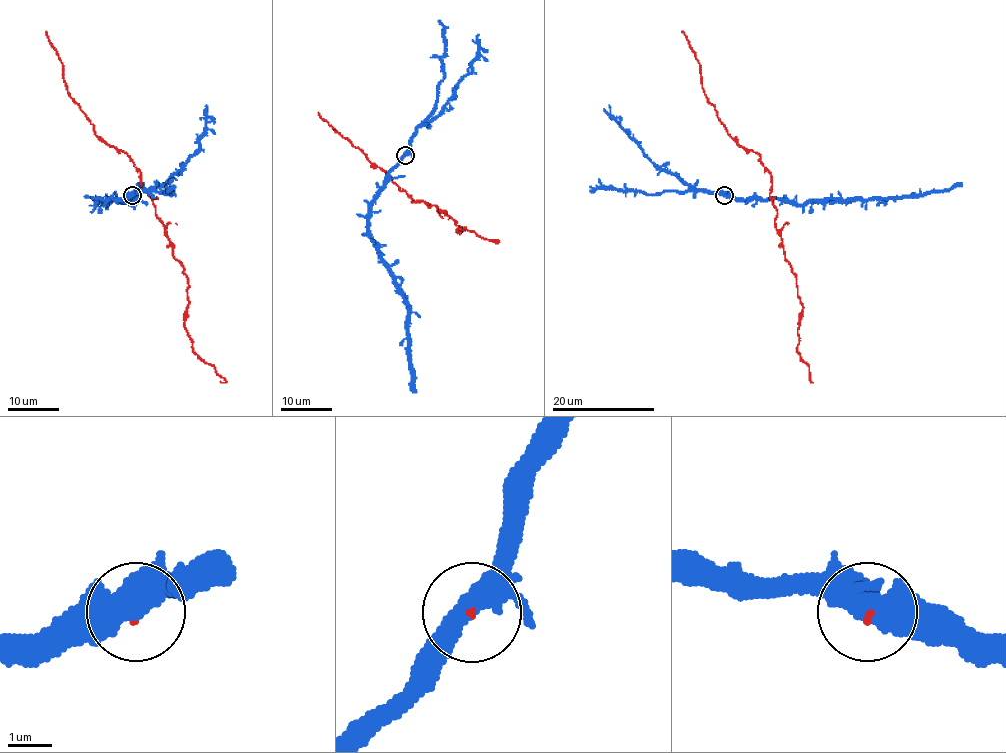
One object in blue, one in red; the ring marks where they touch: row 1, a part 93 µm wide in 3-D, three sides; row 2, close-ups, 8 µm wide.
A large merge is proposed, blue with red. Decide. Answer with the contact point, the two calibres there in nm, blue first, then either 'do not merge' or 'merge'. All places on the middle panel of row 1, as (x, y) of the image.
(405, 155) | 550/50 nm | merge

